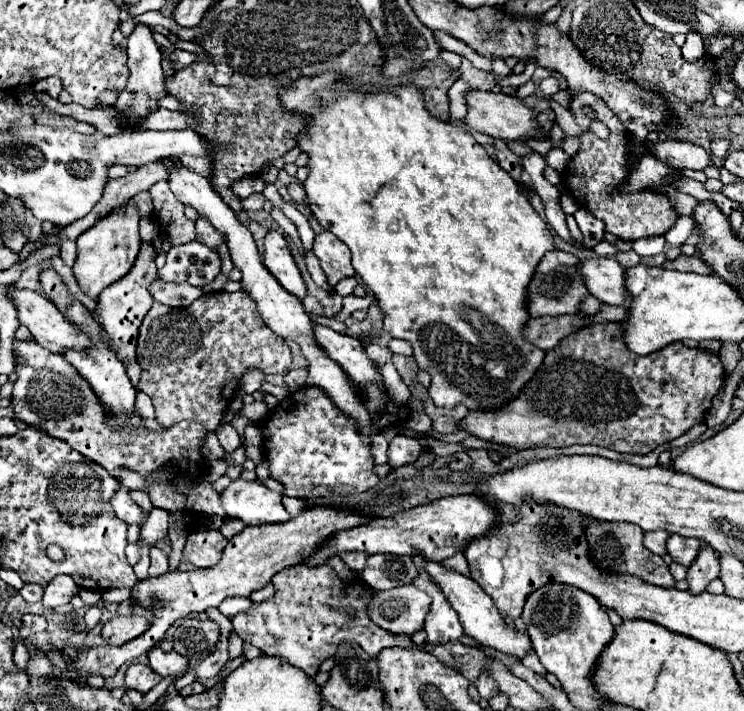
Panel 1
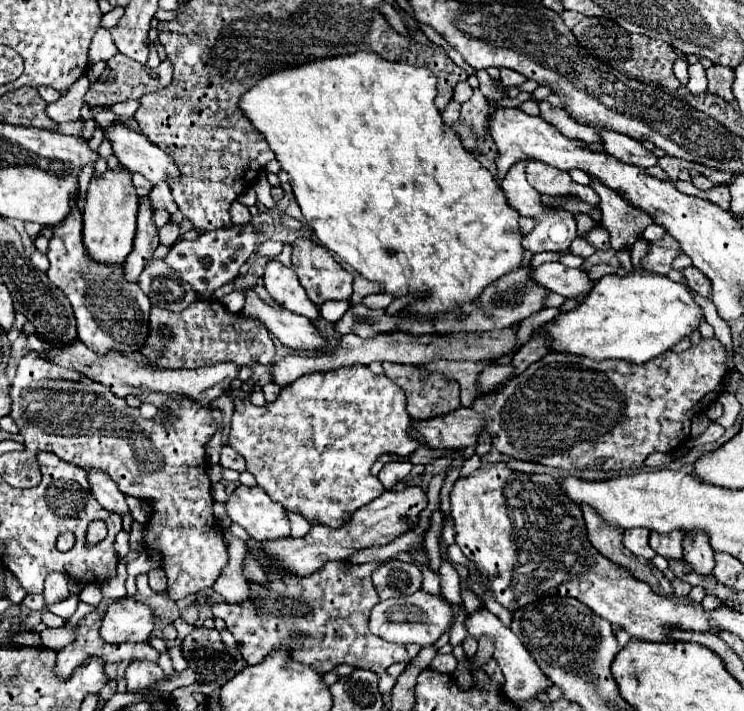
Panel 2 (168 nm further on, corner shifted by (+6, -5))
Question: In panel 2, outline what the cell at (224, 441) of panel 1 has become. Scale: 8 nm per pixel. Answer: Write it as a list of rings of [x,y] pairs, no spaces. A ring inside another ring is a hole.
[[[224,445],[222,447],[222,453],[220,453],[220,465],[226,467],[226,469],[236,469],[236,471],[244,471],[246,465],[244,465],[244,457],[230,449],[230,445]]]

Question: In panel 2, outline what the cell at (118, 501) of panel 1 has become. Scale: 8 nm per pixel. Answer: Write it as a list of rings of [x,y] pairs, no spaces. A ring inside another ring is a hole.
[[[88,471],[90,479],[90,491],[96,497],[96,501],[112,513],[118,513],[122,517],[122,527],[124,527],[124,517],[130,517],[130,509],[126,505],[126,495],[114,485],[114,481],[104,473],[104,471]]]

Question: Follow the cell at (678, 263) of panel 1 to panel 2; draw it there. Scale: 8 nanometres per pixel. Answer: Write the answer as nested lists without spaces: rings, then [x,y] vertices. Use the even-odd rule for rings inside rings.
[[[686,267],[686,269],[682,269],[682,273],[684,273],[684,279],[686,279],[686,283],[688,283],[688,287],[692,291],[696,291],[702,297],[708,297],[708,293],[710,293],[710,281],[702,275],[700,269]]]

